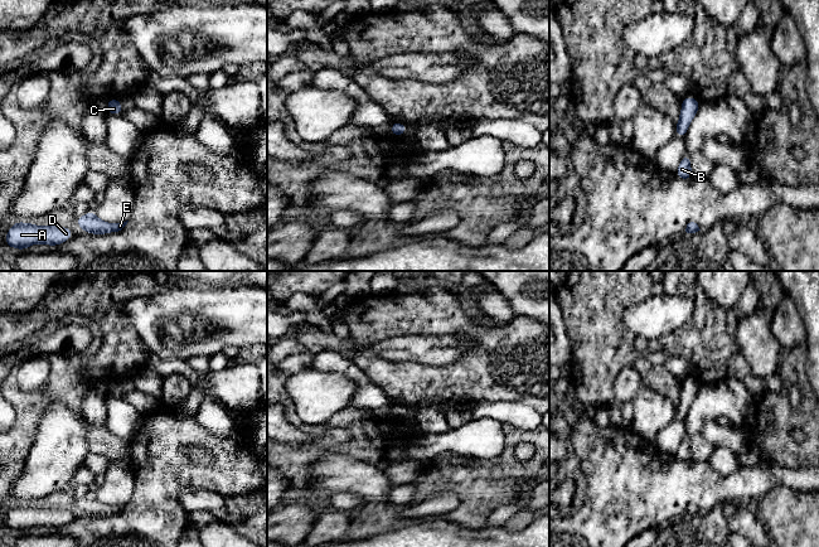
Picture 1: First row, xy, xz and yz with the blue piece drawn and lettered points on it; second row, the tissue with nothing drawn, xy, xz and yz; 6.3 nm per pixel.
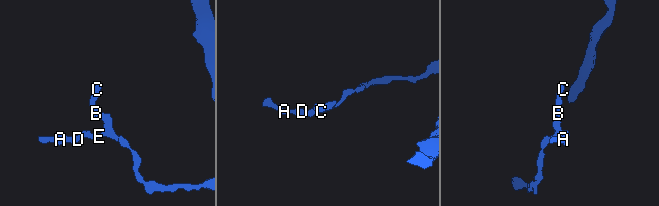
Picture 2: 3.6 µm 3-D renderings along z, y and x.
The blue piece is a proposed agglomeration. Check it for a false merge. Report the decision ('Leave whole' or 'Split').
Leave whole

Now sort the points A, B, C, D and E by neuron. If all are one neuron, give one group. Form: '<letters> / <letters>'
A B C D E

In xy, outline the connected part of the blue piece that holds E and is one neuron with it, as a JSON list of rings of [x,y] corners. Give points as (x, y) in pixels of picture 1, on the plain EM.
[[[91,493],[79,500],[74,500],[76,505],[82,510],[84,515],[92,517],[107,517],[121,513],[129,503],[120,505],[108,505],[101,503],[97,497]]]

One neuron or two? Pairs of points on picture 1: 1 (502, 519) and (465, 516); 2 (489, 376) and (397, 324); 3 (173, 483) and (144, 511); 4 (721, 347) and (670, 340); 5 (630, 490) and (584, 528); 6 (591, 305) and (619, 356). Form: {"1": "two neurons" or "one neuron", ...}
{"1": "two neurons", "2": "one neuron", "3": "one neuron", "4": "one neuron", "5": "one neuron", "6": "one neuron"}

